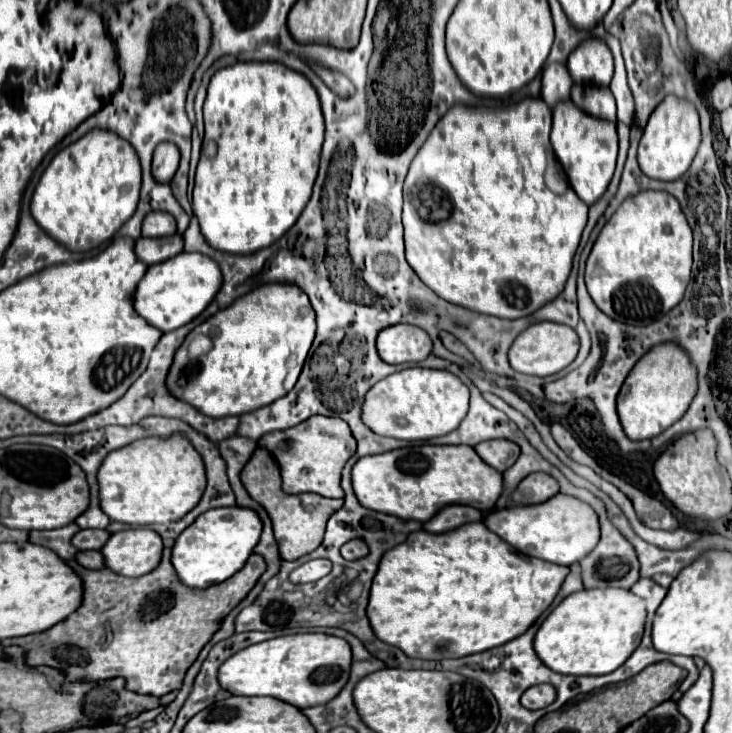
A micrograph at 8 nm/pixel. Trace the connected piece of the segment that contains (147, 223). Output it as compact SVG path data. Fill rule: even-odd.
M151 211L143 219L141 235L143 237L165 237L165 235L173 235L175 231L177 231L177 225L175 225L175 217L171 217L171 213Z

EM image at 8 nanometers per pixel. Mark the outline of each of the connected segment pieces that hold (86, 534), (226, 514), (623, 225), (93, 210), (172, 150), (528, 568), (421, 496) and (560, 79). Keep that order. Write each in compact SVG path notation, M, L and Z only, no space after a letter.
M85 529L85 531L79 531L75 537L73 537L73 545L79 549L79 551L87 551L87 549L101 549L107 539L111 537L109 531L105 529Z
M233 505L209 509L177 537L171 561L179 579L195 589L205 589L229 579L245 565L245 561L253 553L253 547L259 543L261 529L263 523L259 515L249 507Z
M639 191L635 197L627 197L601 229L587 259L587 291L611 319L649 325L683 299L693 263L691 247L691 227L679 201L667 191Z
M93 129L53 157L53 161L49 163L49 167L45 169L35 187L31 199L31 215L41 225L41 229L45 229L45 233L49 233L69 251L89 251L113 239L119 227L135 213L139 201L139 189L141 189L141 163L135 149L117 133Z
M159 143L153 153L153 177L159 183L169 183L179 167L179 149L175 143Z
M475 521L471 525L461 525L459 529L451 529L451 533L427 533L427 531L415 531L415 533L409 533L409 537L397 545L395 549L389 549L381 563L379 563L379 569L377 569L377 575L373 579L373 587L371 587L371 597L369 597L369 605L367 605L367 615L369 615L369 621L371 621L371 627L375 631L375 635L389 643L389 645L395 645L399 647L405 655L409 657L417 657L417 659L451 659L451 657L463 657L463 655L473 655L473 653L481 653L481 651L487 651L491 647L499 647L519 635L523 635L535 621L537 617L553 603L557 591L561 589L561 583L563 579L567 577L569 573L569 567L563 567L563 565L555 565L555 563L549 563L549 561L539 561L535 557L523 557L517 549L513 549L511 545L507 545L499 535L493 535L483 521Z
M413 445L359 459L353 467L353 489L359 503L367 509L425 523L439 509L453 503L471 505L479 511L491 511L503 491L503 475L495 473L495 469L491 469L469 445Z
M545 65L541 97L549 107L555 107L559 101L567 101L571 85L573 81L565 65Z

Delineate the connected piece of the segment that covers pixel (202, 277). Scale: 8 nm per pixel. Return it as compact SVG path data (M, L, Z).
M179 253L163 263L151 265L137 285L135 291L135 311L145 317L151 325L161 329L163 333L173 331L189 321L193 321L217 295L221 287L219 265L211 261L211 257L203 253Z

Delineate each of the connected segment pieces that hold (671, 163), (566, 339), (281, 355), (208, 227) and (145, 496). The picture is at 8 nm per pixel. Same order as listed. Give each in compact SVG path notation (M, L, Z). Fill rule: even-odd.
M667 95L651 113L649 123L643 131L639 143L639 167L651 179L675 181L689 169L699 143L701 143L701 127L695 105L675 95Z
M541 321L531 327L527 327L511 345L509 349L509 363L515 371L525 373L525 375L537 375L537 377L547 377L553 375L561 369L565 369L579 351L579 337L575 329L569 325L561 323L551 323L551 321Z
M267 283L193 329L175 353L167 387L177 399L187 401L209 417L243 415L269 405L293 389L313 339L315 311L309 297L297 285ZM195 333L209 335L213 349L199 359L189 359L187 345Z
M247 61L219 69L209 83L203 105L205 149L197 165L193 189L193 213L199 219L207 243L219 251L249 255L281 239L299 219L319 169L323 145L323 113L315 87L305 75L271 61ZM207 143L215 143L215 155L207 155Z
M173 433L171 437L145 437L137 439L113 453L109 453L99 469L99 495L101 495L101 509L113 519L129 525L151 525L151 523L165 523L183 517L189 513L201 499L205 491L205 465L199 457L197 449L183 437L183 433Z

